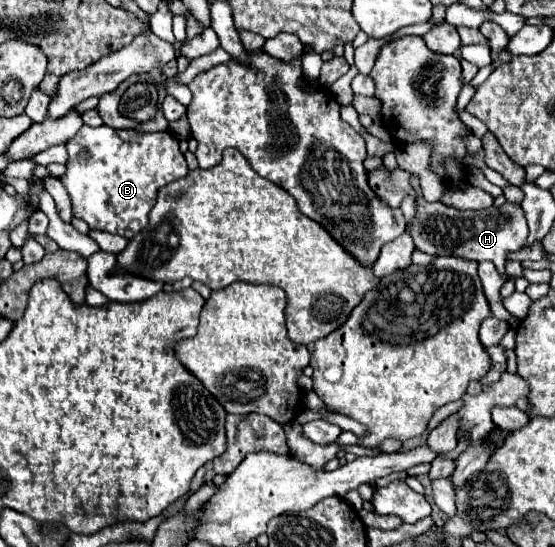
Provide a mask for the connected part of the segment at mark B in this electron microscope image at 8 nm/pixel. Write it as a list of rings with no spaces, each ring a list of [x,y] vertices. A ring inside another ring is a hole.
[[[83,125],[81,131],[71,141],[67,141],[67,151],[69,163],[67,173],[61,177],[61,181],[73,199],[73,215],[83,219],[89,229],[115,233],[125,239],[131,239],[141,229],[145,229],[147,215],[157,201],[157,191],[163,185],[177,181],[189,173],[185,157],[179,151],[179,141],[169,131],[137,133],[133,129],[111,129],[107,125],[101,125],[97,129]]]

